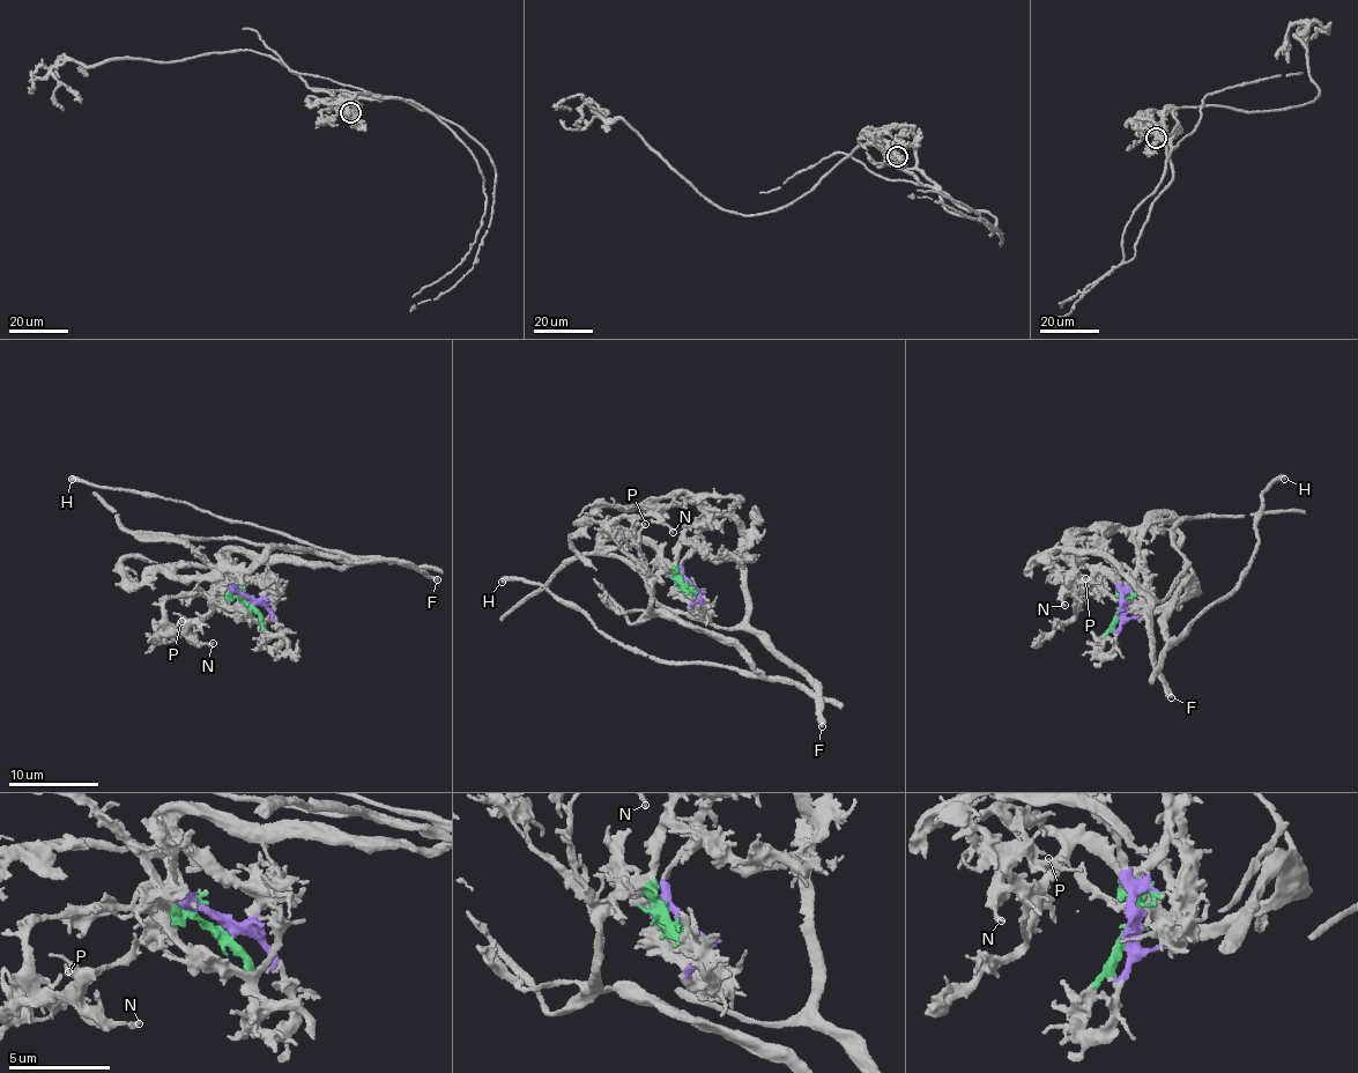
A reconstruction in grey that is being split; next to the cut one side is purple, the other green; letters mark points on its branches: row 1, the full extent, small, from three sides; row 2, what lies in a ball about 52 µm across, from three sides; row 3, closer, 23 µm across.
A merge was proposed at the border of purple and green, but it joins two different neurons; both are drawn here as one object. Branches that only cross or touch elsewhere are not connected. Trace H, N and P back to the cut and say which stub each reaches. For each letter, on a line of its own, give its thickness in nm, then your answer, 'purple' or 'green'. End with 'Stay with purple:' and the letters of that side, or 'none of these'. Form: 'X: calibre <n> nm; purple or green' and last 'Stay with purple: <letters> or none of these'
H: calibre 400 nm; green
N: calibre 160 nm; purple
P: calibre 150 nm; green
Stay with purple: N

